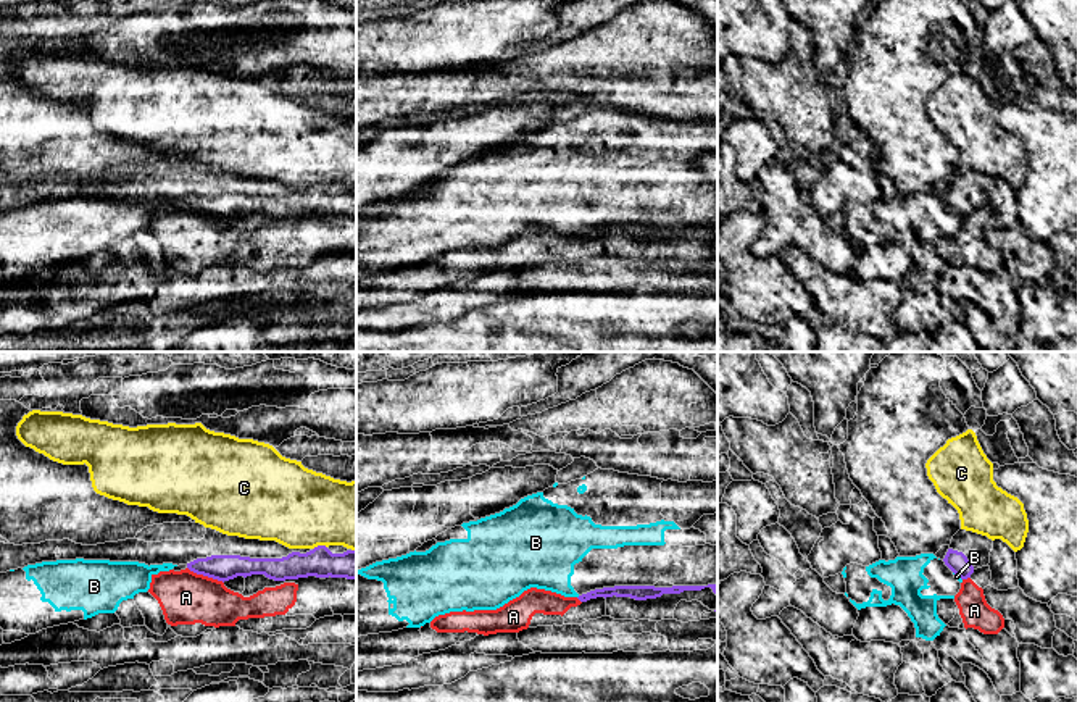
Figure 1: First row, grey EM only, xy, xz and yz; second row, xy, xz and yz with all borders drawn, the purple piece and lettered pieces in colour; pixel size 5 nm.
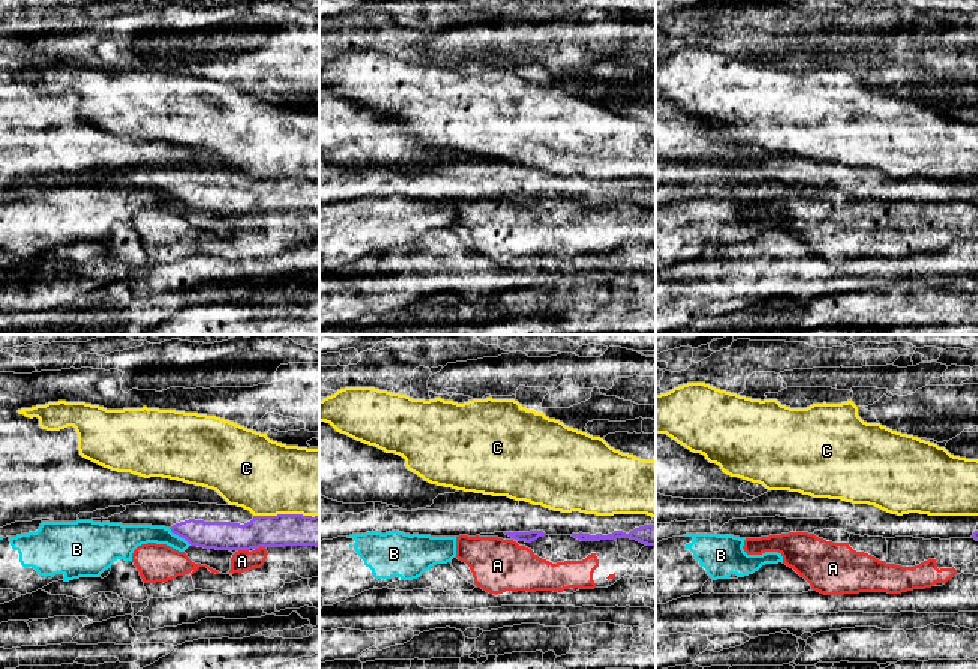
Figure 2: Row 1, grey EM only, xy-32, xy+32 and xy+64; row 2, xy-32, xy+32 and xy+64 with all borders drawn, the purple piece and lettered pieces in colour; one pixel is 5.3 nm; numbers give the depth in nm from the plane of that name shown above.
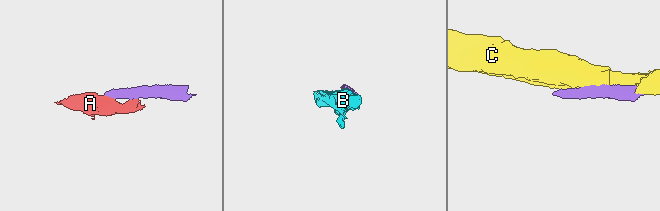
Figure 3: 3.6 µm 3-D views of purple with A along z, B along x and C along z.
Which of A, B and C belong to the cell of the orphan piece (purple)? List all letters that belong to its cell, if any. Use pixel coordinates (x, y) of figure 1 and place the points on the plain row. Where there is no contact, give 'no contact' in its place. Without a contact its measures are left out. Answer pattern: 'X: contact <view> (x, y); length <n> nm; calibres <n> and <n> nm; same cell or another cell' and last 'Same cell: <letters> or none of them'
A: contact xy (205, 213); length 200 nm; calibres 130 and 260 nm; another cell
B: contact yz (958, 213); length 60 nm; calibres 100 and 20 nm; another cell
C: contact xy (320, 184); length 70 nm; calibres 150 and 400 nm; another cell
Same cell: none of them

